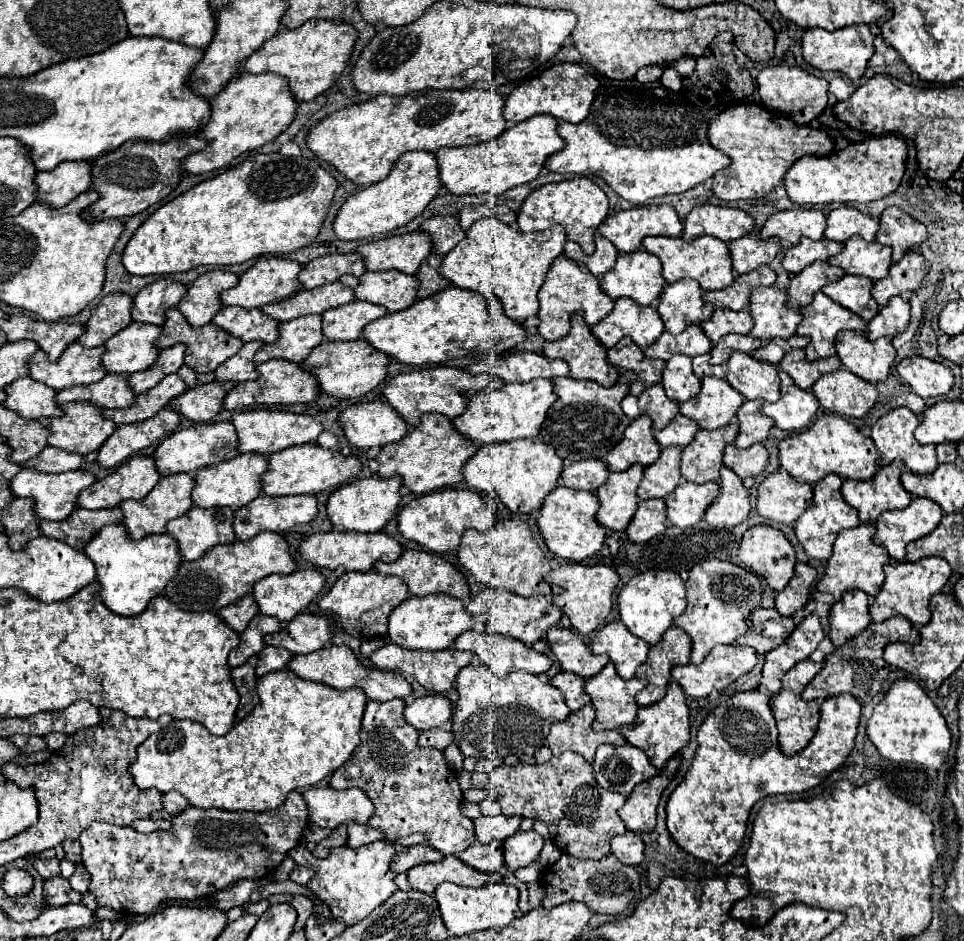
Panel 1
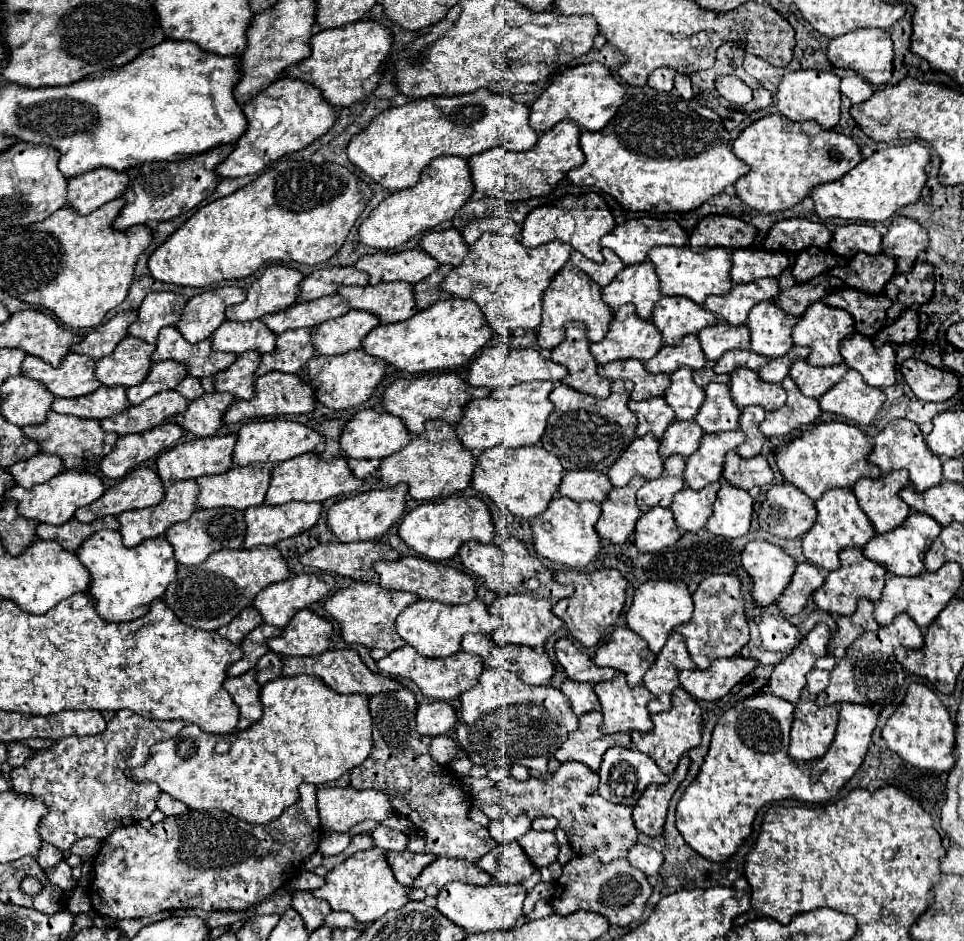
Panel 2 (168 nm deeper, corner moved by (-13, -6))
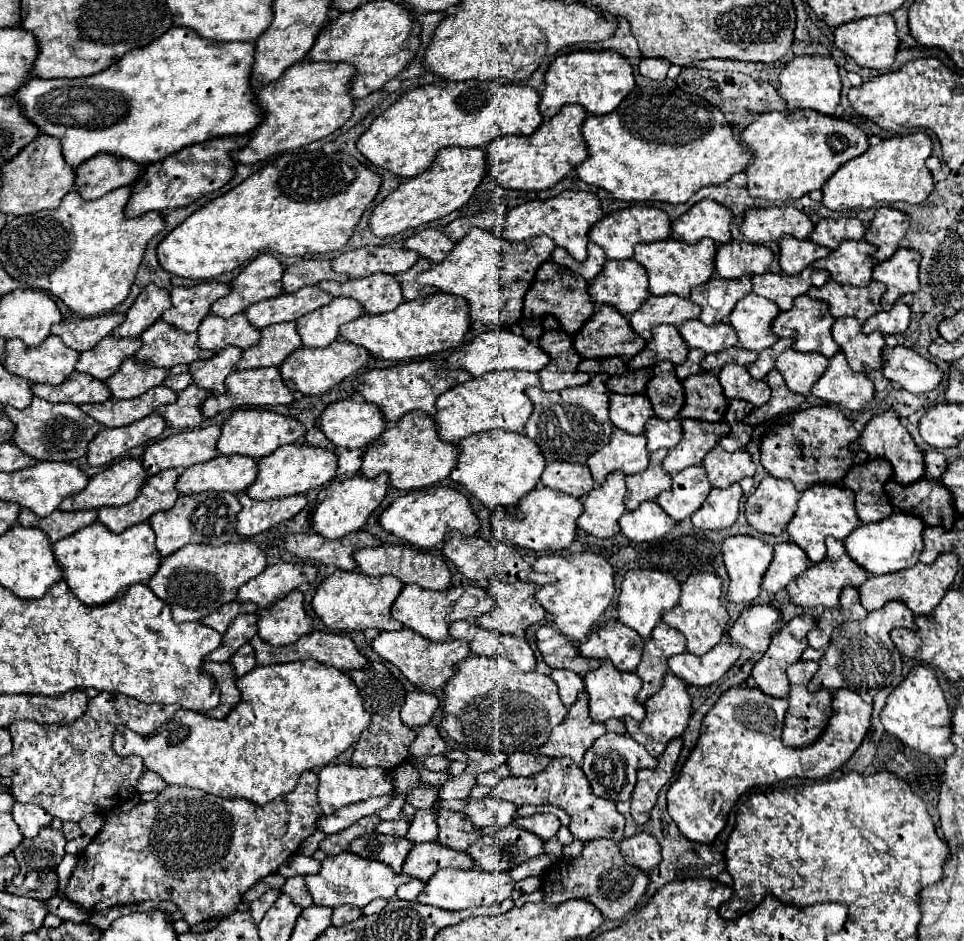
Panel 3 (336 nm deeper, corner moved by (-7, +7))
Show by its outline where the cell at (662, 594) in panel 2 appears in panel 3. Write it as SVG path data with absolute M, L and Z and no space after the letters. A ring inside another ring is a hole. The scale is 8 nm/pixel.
M655 569L627 571L623 585L621 585L619 603L617 603L619 621L625 623L627 627L635 629L643 639L649 639L651 631L657 625L657 621L661 619L661 615L665 611L673 609L673 605L677 605L677 601L679 601L679 581L673 575L661 573Z

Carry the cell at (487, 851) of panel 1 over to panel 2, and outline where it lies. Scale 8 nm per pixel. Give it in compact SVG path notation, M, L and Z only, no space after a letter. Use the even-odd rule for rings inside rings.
M509 842L493 848L483 858L479 858L477 864L497 882L505 882L505 884L519 884L523 878L535 872L533 862L517 842Z

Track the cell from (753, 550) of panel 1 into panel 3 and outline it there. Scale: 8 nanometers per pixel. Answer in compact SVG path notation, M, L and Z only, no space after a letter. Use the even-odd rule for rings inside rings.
M735 535L723 541L723 561L729 573L727 597L733 603L747 605L761 593L761 581L769 561L773 561L773 547L751 535Z

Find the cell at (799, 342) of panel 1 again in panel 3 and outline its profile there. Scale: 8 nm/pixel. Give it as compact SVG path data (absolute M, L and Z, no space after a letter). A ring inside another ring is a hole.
M765 349L759 353L759 359L747 367L747 371L751 373L751 377L755 379L763 379L773 367L775 367L775 361L777 361L777 355L775 355L775 349Z

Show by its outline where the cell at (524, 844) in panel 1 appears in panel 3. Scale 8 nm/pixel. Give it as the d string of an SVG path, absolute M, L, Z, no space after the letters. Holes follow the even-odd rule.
M535 813L531 817L517 817L515 825L519 829L525 829L525 831L541 837L543 841L551 839L557 833L557 829L561 827L559 819L555 815L549 815L549 813Z

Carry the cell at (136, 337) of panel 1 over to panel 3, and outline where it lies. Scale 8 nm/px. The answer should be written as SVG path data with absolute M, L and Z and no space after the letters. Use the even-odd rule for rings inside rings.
M109 335L103 341L99 341L97 347L81 353L77 361L77 371L89 373L105 381L117 371L117 367L121 367L121 363L127 357L133 357L139 351L139 347L141 347L141 339L133 339L133 337L117 339Z

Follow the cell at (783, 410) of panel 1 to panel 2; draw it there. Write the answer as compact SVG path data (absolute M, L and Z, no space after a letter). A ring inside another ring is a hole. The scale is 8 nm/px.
M789 376L781 382L781 386L787 392L787 402L777 412L769 412L759 426L759 430L769 438L771 436L787 436L791 430L809 426L821 414L819 402L803 396Z

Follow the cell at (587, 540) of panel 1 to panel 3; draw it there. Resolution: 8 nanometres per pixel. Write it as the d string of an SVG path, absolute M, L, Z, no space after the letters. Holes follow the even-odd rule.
M535 487L523 501L519 501L515 507L509 507L503 519L493 517L493 527L503 529L507 535L507 543L541 551L541 553L553 553L569 549L577 539L577 517L583 513L583 503L577 497L565 495L557 489L549 487Z

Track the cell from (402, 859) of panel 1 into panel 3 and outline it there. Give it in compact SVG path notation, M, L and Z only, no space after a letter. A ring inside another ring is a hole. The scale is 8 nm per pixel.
M369 833L365 837L355 839L349 845L349 851L365 857L365 859L377 859L387 863L395 873L401 873L401 867L415 843L405 837L395 835L381 835L381 833Z

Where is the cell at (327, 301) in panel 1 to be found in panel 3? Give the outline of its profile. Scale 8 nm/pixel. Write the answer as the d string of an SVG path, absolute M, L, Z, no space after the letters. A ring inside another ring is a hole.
M303 287L295 293L283 293L275 299L265 299L255 305L251 305L245 315L251 325L257 329L263 329L273 323L283 323L283 321L295 321L305 313L311 313L323 305L333 301L331 293L325 293L323 289L315 287Z

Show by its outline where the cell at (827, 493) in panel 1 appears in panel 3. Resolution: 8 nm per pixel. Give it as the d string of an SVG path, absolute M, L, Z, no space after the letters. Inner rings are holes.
M811 485L807 491L801 493L799 509L791 523L787 525L787 533L793 543L797 543L809 557L809 561L817 563L825 557L825 537L845 539L853 529L861 525L855 505L853 505L853 491L845 489L843 485Z

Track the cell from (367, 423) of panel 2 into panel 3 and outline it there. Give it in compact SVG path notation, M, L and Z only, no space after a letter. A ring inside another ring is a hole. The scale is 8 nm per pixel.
M343 399L323 411L321 429L337 447L359 449L367 447L385 431L385 417L369 401Z

